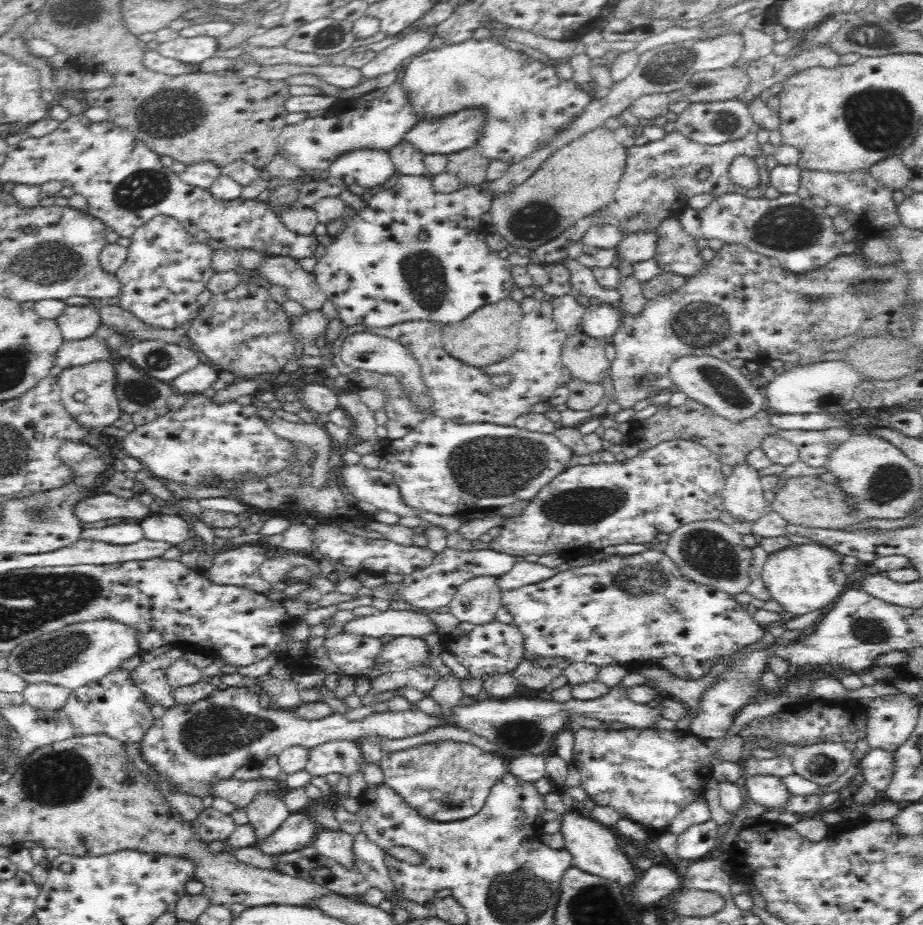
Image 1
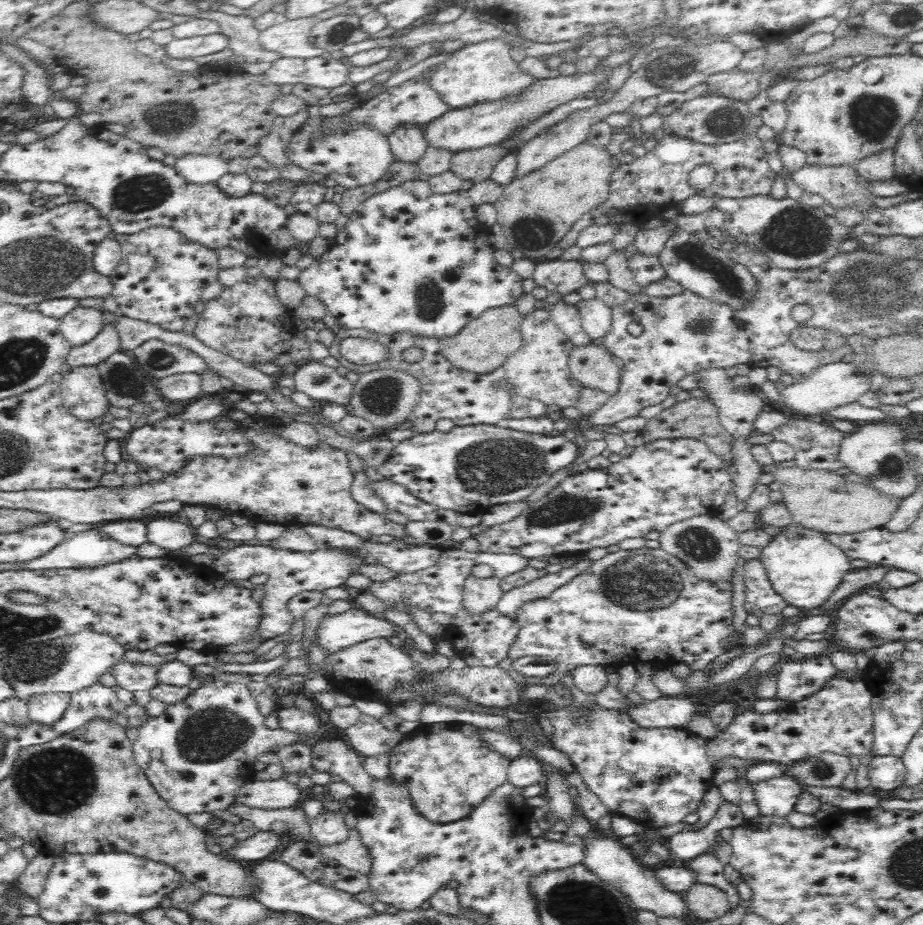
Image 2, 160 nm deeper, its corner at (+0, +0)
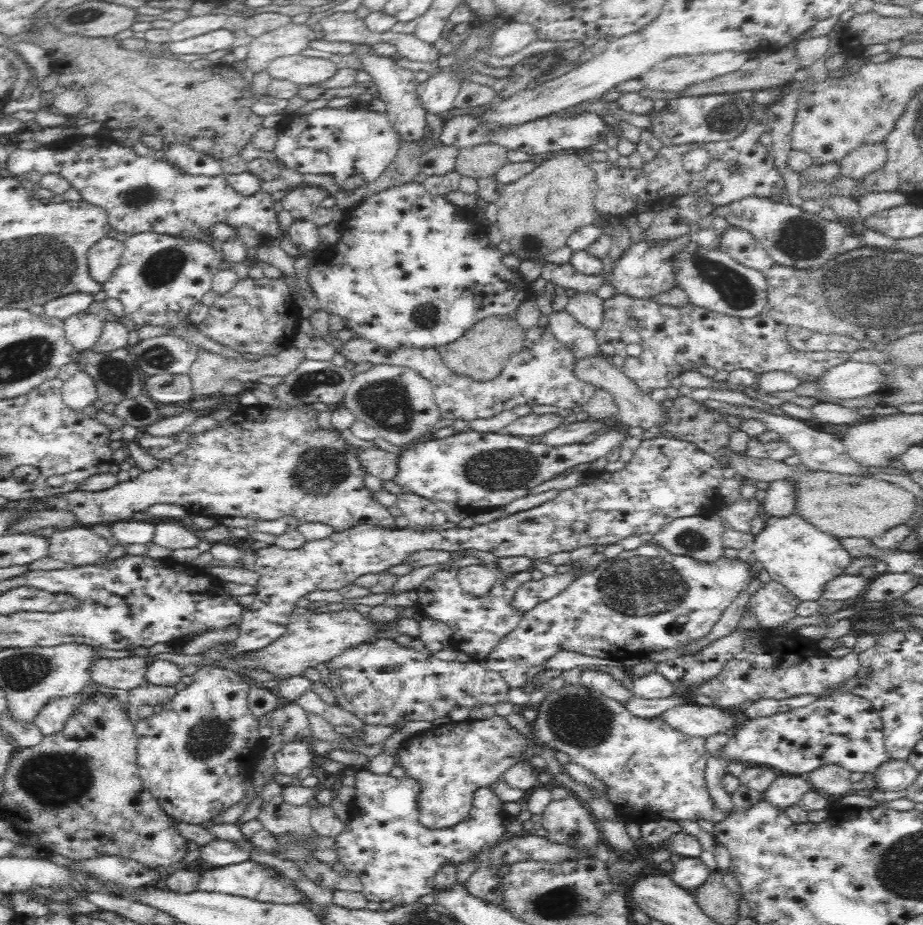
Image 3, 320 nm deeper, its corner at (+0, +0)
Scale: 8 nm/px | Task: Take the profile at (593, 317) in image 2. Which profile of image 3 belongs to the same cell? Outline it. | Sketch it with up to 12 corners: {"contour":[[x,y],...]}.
{"contour":[[570,293],[565,311],[585,328],[596,331],[603,320],[603,300]]}

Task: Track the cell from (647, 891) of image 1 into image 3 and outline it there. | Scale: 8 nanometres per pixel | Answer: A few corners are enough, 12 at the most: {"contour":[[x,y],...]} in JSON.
{"contour":[[676,857],[669,878],[693,892],[712,872],[700,858]]}

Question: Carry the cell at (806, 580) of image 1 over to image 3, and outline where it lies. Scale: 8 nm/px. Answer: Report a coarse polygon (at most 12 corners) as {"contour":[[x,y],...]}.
{"contour":[[795,512],[764,515],[753,556],[800,602],[850,553]]}

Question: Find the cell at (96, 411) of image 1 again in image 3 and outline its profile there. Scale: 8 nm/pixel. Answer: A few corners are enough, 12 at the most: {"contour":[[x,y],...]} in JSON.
{"contour":[[76,371],[63,382],[63,400],[81,411],[97,399],[90,376]]}

